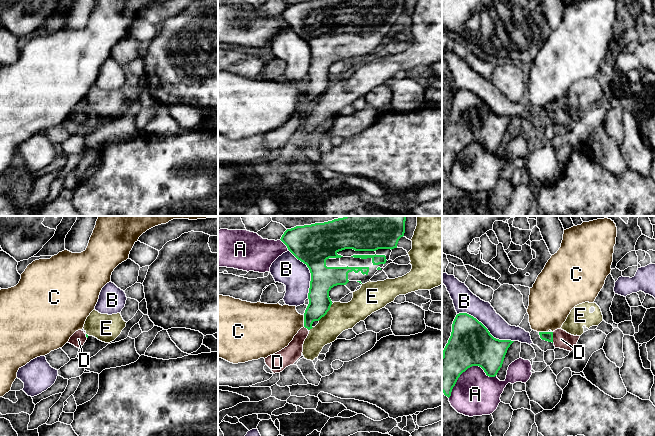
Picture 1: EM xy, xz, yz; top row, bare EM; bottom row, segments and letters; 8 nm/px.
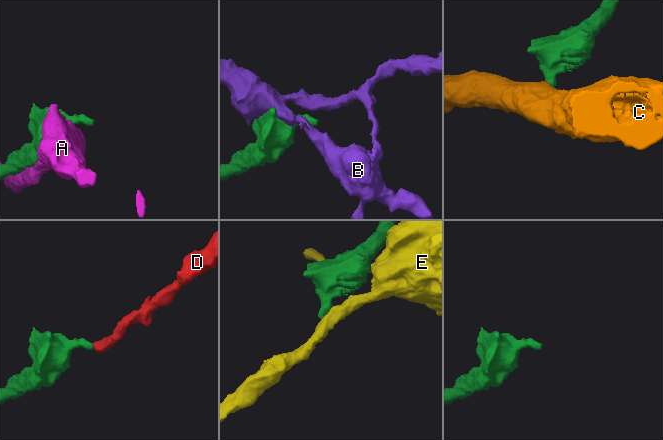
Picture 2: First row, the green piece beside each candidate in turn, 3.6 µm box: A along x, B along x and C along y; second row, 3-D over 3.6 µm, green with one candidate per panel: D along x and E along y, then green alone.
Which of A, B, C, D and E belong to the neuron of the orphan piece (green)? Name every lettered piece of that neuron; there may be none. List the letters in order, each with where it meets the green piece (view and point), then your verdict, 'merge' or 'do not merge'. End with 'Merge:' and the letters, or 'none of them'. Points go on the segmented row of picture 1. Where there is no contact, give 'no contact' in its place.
A: meets green in yz at (467, 368); do not merge
B: meets green in yz at (486, 328); do not merge
C: meets green in xz at (304, 321); do not merge
D: meets green in yz at (552, 337); merge
E: meets green in xz at (326, 313); do not merge
Merge: D

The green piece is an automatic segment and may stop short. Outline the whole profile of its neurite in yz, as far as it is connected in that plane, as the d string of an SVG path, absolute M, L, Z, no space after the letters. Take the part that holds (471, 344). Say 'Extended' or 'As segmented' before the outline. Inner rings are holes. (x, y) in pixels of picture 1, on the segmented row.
As segmented. M467 313L456 315L451 336L443 350L442 356L442 392L451 396L460 375L472 366L481 367L487 376L495 377L502 367L508 348L514 341L494 338L488 329L473 316Z

